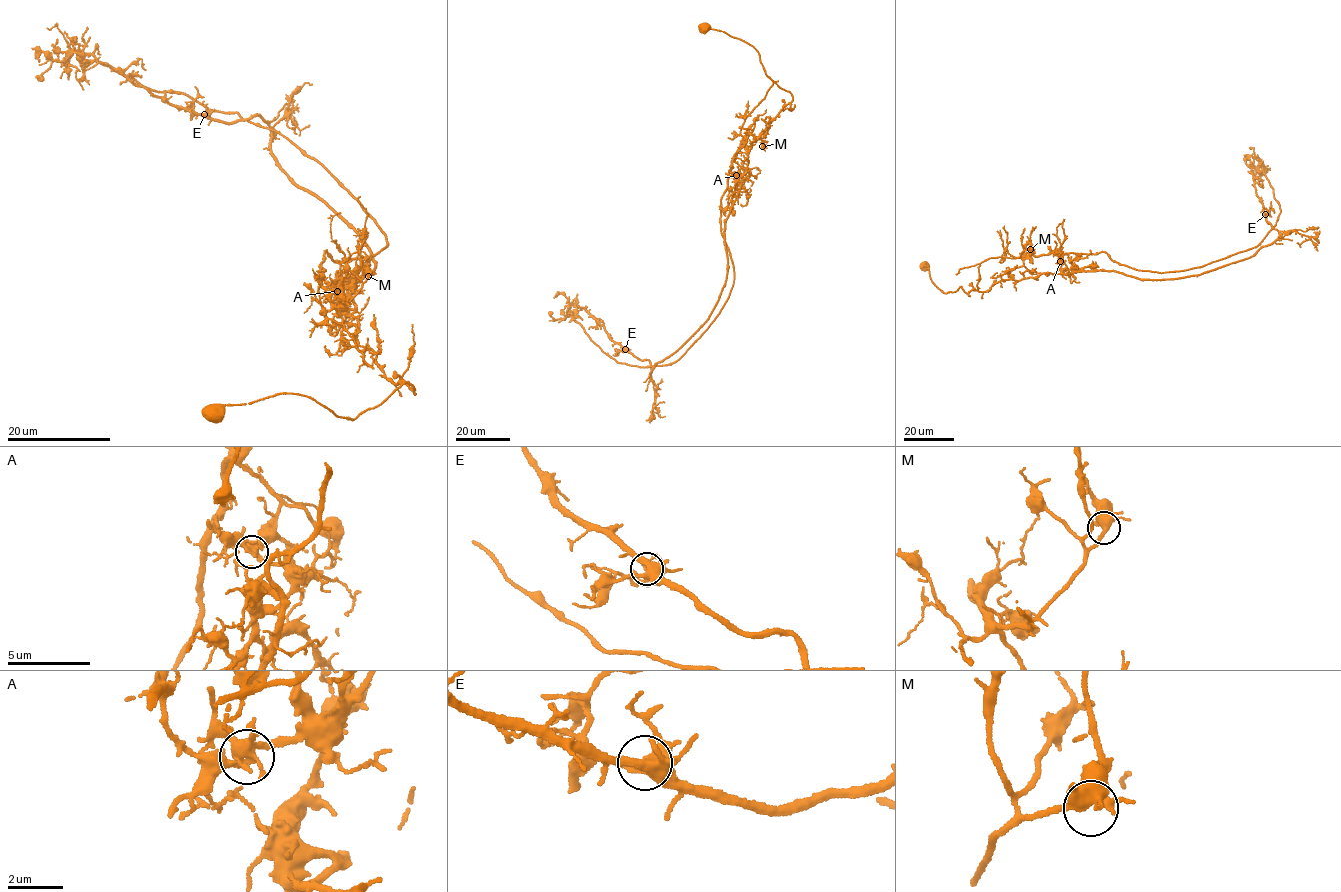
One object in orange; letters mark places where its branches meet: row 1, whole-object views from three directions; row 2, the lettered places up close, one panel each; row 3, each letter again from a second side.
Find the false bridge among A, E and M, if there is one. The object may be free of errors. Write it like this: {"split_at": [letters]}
{"split_at": ["A"]}

